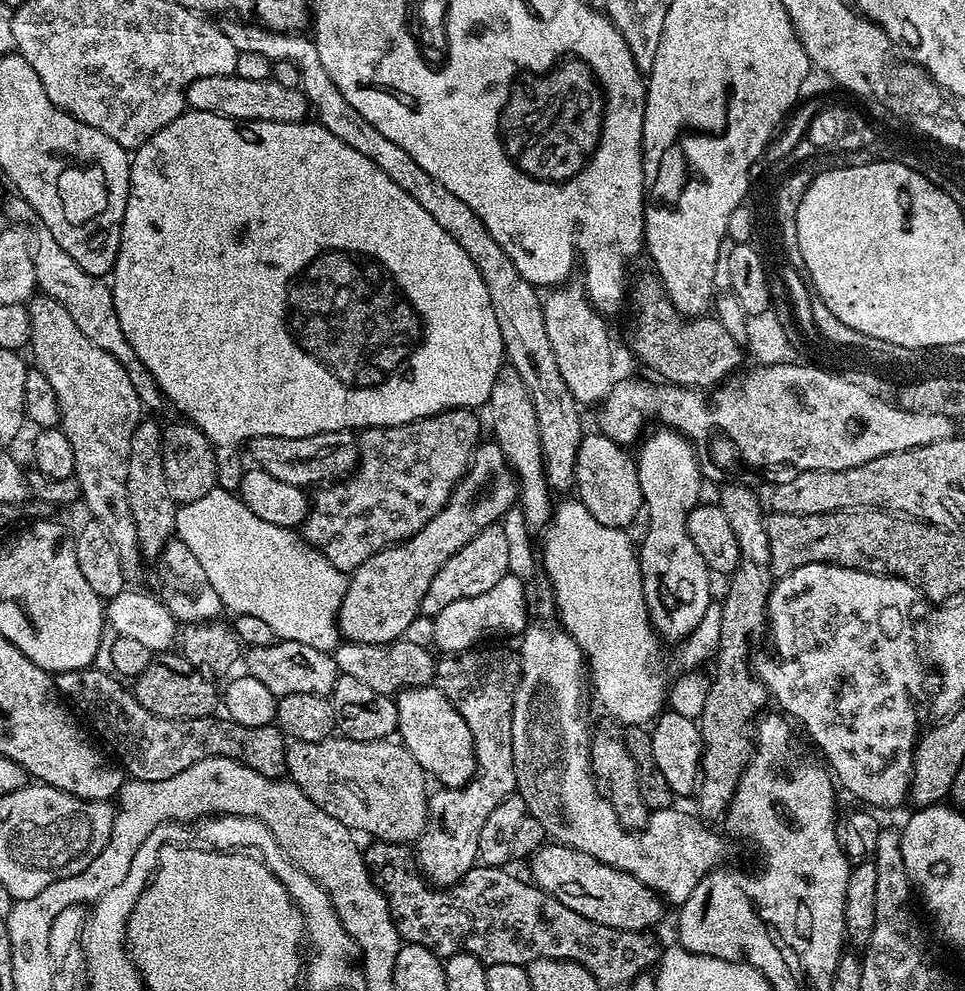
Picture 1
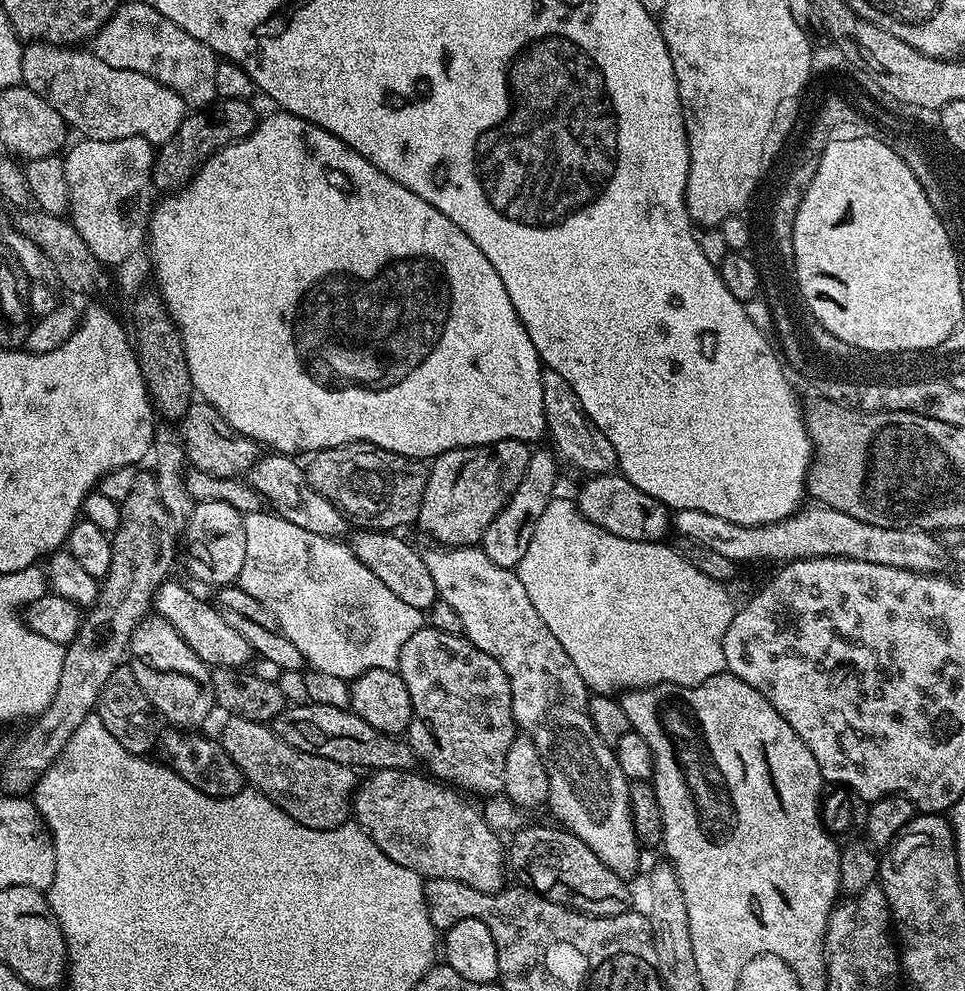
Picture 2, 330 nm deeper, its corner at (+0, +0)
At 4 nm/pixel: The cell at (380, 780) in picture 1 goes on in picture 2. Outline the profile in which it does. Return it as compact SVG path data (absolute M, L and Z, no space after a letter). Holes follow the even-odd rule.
M232 716L218 733L220 745L234 758L238 770L242 770L245 781L263 796L269 796L276 805L290 818L294 818L307 828L338 828L349 819L353 811L353 795L358 787L357 773L338 762L330 762L330 758L322 758L318 754L306 754L302 750L294 750L282 738L272 733L268 724L259 724L241 716Z

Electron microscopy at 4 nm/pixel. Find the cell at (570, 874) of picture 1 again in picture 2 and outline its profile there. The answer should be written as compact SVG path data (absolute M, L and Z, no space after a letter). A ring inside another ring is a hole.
M393 768L377 769L374 773L371 773L370 778L361 781L361 784L357 787L353 795L353 817L355 823L357 823L372 841L376 844L376 848L383 853L389 860L389 863L402 866L409 872L417 873L421 878L437 880L438 878L446 878L447 880L453 880L454 882L462 882L466 886L470 886L474 890L482 890L483 892L499 892L505 887L506 881L504 881L504 868L506 872L506 848L502 843L500 845L501 837L490 827L484 820L484 813L479 807L476 808L472 804L467 804L463 800L465 797L461 795L459 791L456 791L453 787L444 785L443 783L434 781L429 777L424 778L419 772L409 769L394 770Z

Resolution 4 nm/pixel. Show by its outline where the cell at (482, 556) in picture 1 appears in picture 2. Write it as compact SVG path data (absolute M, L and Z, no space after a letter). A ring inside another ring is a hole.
M544 448L532 452L530 462L526 466L526 474L522 474L522 482L518 482L518 490L508 499L504 509L496 515L494 522L486 526L479 547L484 549L486 558L490 558L490 562L498 566L515 570L520 565L530 546L530 538L534 535L534 526L538 526L538 518L542 518L546 506L557 495L557 457L549 452Z

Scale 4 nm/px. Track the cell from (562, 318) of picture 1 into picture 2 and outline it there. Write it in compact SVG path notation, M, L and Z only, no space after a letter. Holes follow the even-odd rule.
M551 370L541 371L542 378L542 406L544 417L548 423L547 435L552 436L556 443L555 451L561 457L565 456L576 468L581 468L584 474L608 474L617 467L614 446L610 446L610 438L602 434L602 430L591 427L588 417L582 410L582 402L578 402L578 394L570 390L570 382L562 378L562 374Z

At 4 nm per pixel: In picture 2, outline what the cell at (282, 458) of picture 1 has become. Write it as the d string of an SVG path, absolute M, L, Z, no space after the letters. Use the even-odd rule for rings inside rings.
M356 440L352 444L323 448L309 460L312 461L306 464L304 477L308 479L310 486L314 486L314 490L318 490L322 498L330 498L330 502L334 502L336 509L344 513L353 525L364 530L400 530L403 524L415 525L419 521L422 494L426 490L429 469L423 459L403 456L394 450Z

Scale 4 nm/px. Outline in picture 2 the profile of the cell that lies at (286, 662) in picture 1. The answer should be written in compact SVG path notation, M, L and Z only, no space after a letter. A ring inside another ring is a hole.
M169 578L158 586L154 597L154 612L166 622L170 622L170 626L174 626L178 634L182 634L186 646L190 646L190 650L198 654L203 664L243 669L247 665L244 663L254 656L250 642L246 642L246 638L238 634L238 630L232 629L224 621L223 611L215 603L212 604L199 600L186 585L179 584L176 578Z

